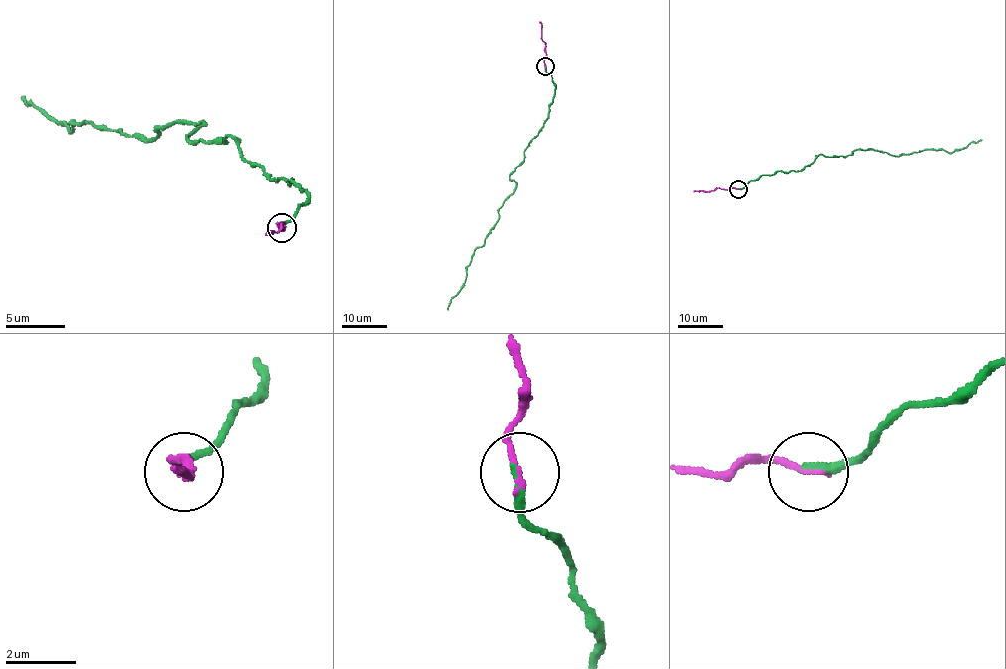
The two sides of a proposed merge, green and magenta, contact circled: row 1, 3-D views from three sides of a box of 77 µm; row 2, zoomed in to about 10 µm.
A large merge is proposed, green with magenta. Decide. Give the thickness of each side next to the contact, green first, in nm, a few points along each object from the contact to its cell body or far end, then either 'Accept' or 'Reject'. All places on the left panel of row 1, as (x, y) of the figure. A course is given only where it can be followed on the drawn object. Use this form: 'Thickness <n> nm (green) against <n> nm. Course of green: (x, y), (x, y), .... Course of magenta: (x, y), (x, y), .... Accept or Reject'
Thickness 280 nm (green) against 160 nm. Course of green: (282, 225), (306, 190), (229, 137), (188, 137), (202, 122), (146, 140), (70, 131), (25, 95). Course of magenta: (282, 228), (282, 225), (270, 234), (270, 231), (264, 234). Accept

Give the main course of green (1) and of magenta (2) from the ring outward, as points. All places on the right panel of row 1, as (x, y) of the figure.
1: (737, 188), (763, 175), (800, 171), (819, 155), (862, 149), (899, 156), (923, 149), (954, 152), (982, 139)
2: (737, 189), (694, 191)

